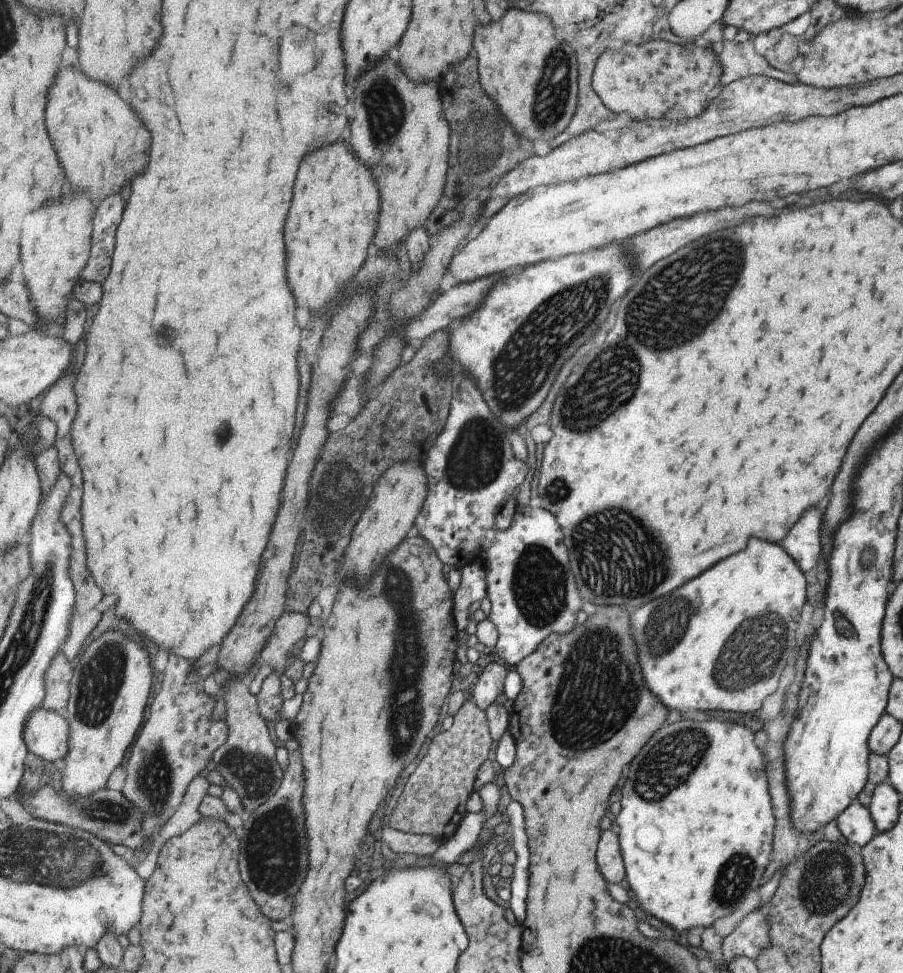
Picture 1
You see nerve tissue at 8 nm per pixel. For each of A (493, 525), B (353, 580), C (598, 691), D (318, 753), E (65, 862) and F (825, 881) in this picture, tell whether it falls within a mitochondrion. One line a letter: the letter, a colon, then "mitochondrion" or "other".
A: other
B: other
C: mitochondrion
D: other
E: mitochondrion
F: mitochondrion

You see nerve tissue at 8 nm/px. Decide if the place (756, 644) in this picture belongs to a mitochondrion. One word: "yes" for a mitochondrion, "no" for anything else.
yes

